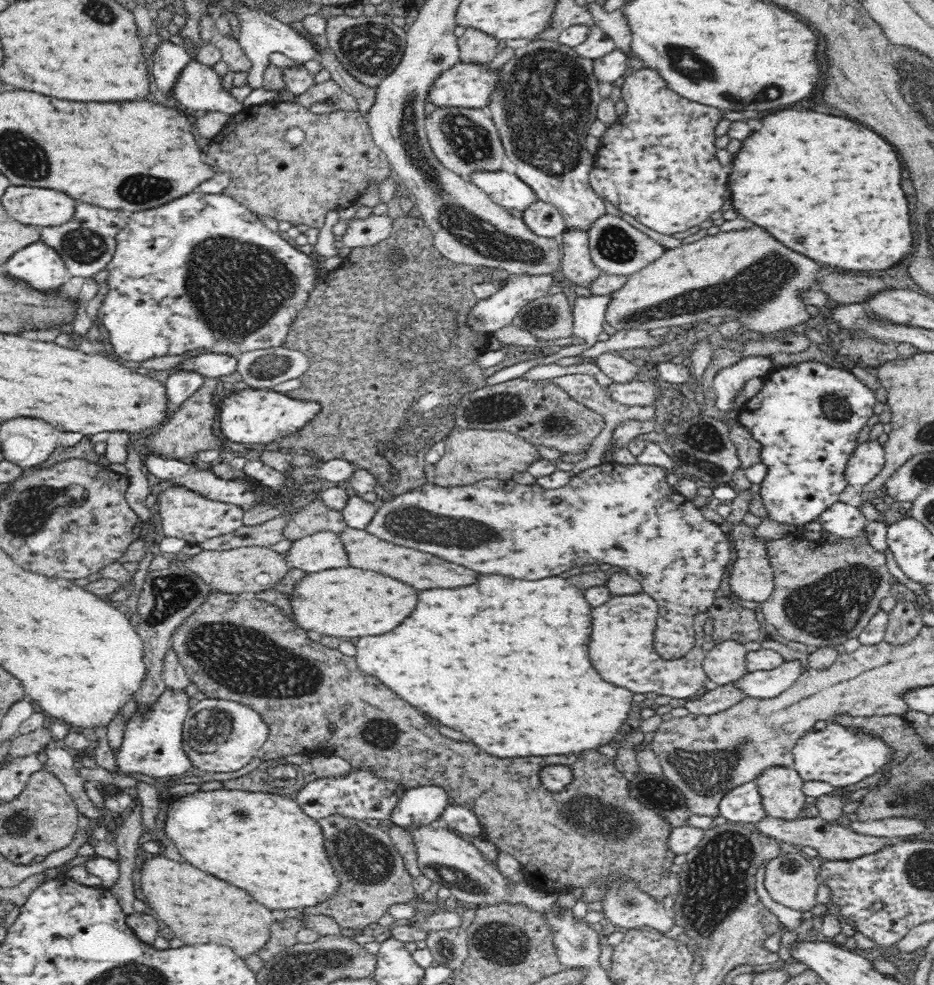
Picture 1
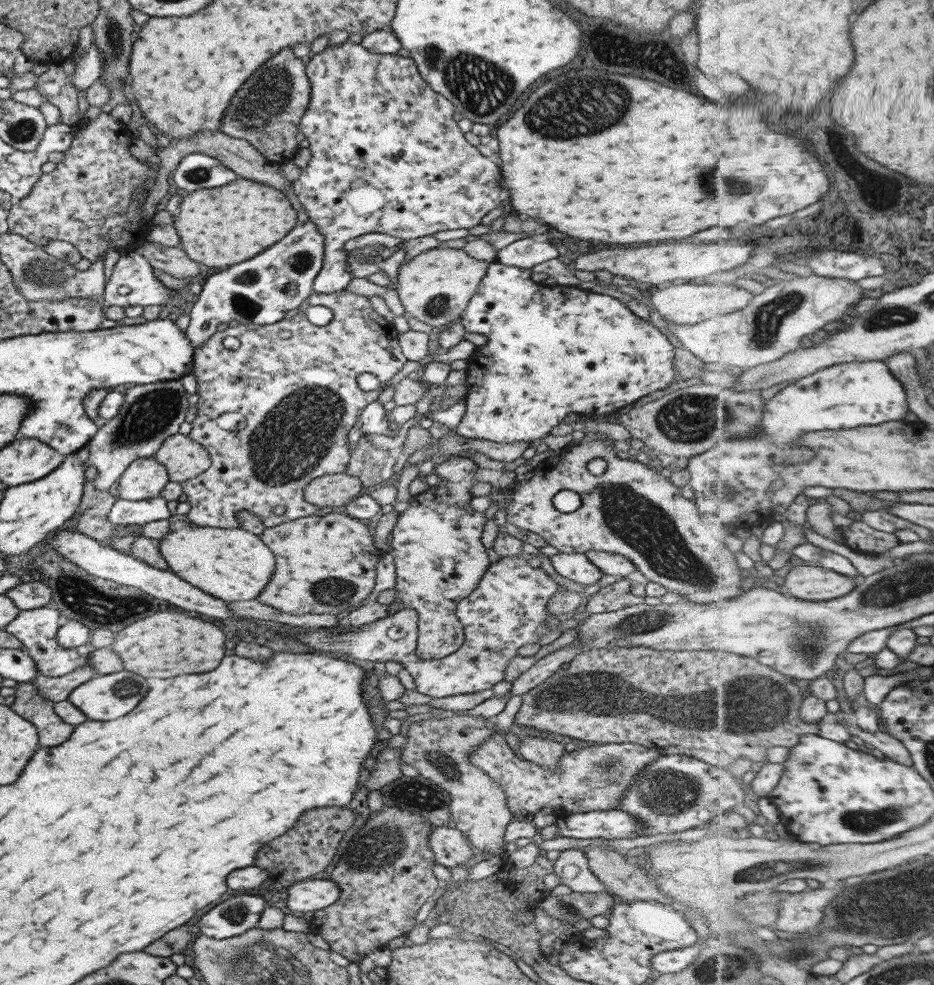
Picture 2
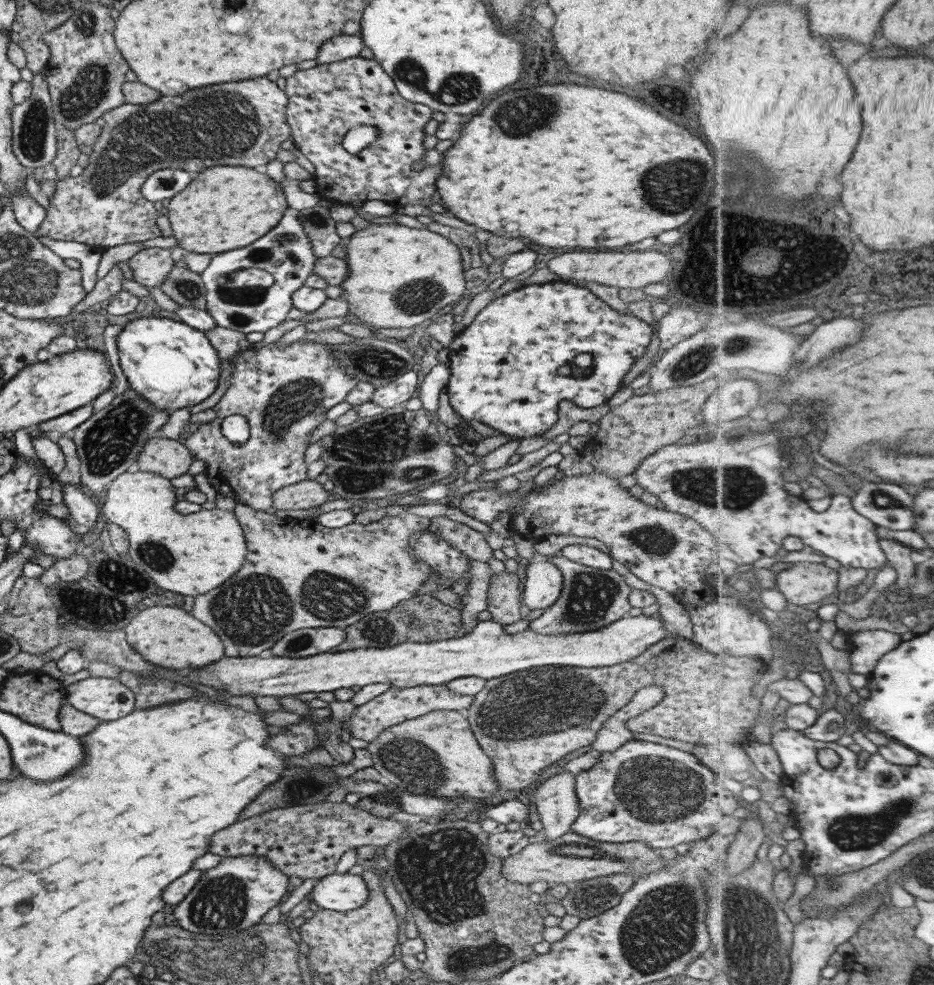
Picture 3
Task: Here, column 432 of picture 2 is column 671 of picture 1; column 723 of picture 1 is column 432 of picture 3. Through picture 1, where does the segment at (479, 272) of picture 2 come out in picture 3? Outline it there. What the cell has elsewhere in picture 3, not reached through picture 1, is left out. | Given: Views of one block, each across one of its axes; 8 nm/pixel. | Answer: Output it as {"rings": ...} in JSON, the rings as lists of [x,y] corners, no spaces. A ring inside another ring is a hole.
{"rings":[[[369,222],[369,225],[362,230],[355,230],[350,238],[345,239],[345,249],[347,252],[347,264],[349,267],[349,277],[340,285],[344,288],[344,295],[340,298],[349,303],[348,313],[352,313],[364,321],[365,326],[372,326],[375,329],[402,329],[402,328],[415,328],[422,326],[423,322],[429,319],[434,319],[438,316],[441,308],[452,305],[454,302],[459,302],[465,292],[468,292],[464,280],[464,266],[462,264],[461,249],[458,245],[452,243],[450,239],[442,236],[441,234],[432,232],[428,229],[410,228],[402,224],[375,224]]]}

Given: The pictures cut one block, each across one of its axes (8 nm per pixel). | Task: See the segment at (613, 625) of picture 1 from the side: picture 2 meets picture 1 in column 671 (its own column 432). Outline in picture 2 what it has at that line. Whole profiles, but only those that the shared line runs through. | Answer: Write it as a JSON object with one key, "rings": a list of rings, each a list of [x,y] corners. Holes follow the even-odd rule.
{"rings":[[[520,556],[502,557],[491,563],[479,585],[457,606],[458,620],[464,627],[464,642],[453,656],[426,659],[416,654],[419,618],[416,609],[406,607],[379,621],[360,626],[336,626],[336,630],[320,628],[316,631],[296,631],[294,640],[336,655],[368,662],[400,662],[414,679],[416,690],[432,698],[446,698],[456,694],[476,694],[490,690],[504,680],[504,670],[522,646],[540,642],[550,628],[546,618],[553,614],[546,609],[546,602],[560,587],[546,572],[533,568]]]}

